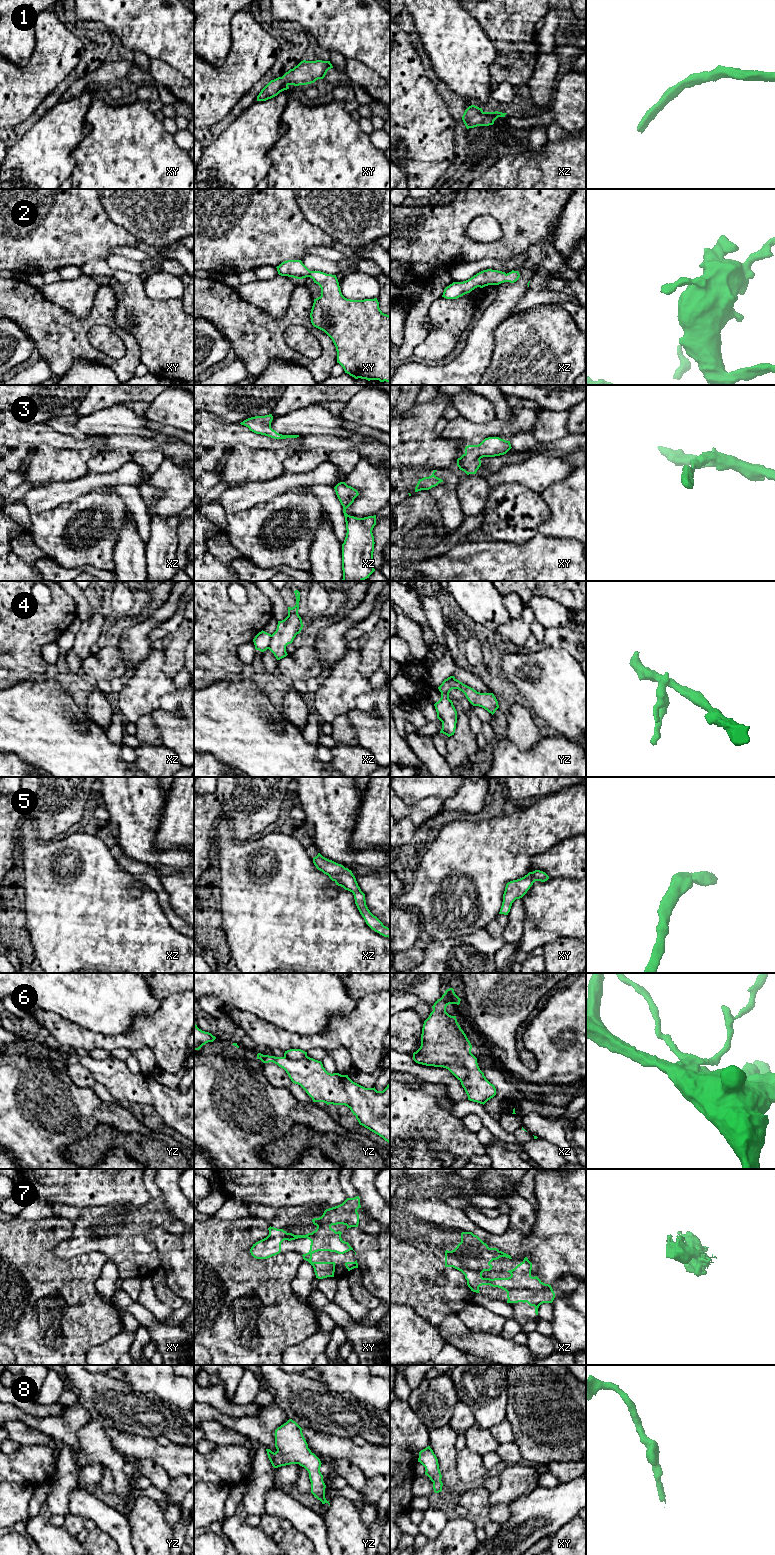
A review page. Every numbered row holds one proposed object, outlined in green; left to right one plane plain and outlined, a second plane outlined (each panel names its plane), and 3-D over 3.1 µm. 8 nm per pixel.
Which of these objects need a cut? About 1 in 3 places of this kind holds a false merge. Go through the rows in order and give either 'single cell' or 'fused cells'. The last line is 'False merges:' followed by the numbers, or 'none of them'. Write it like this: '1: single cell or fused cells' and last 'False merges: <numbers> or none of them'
1: single cell
2: single cell
3: single cell
4: fused cells
5: single cell
6: fused cells
7: single cell
8: single cell
False merges: 4, 6

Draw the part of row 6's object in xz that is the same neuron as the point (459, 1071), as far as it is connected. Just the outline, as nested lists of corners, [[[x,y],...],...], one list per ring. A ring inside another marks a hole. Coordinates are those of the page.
[[[461,1064],[449,1066],[447,1069],[460,1081],[464,1081],[468,1074],[466,1068]]]

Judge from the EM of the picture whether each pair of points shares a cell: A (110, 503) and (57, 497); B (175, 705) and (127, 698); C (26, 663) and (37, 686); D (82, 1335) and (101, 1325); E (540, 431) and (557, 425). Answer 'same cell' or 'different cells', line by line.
A: different cells
B: different cells
C: different cells
D: same cell
E: same cell

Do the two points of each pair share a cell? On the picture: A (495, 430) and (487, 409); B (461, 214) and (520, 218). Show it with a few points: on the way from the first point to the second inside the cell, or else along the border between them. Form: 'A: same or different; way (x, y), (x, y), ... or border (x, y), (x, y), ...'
A: different; border (496, 417), (481, 423), (472, 423), (467, 419)
B: same; way (476, 207), (505, 207)

